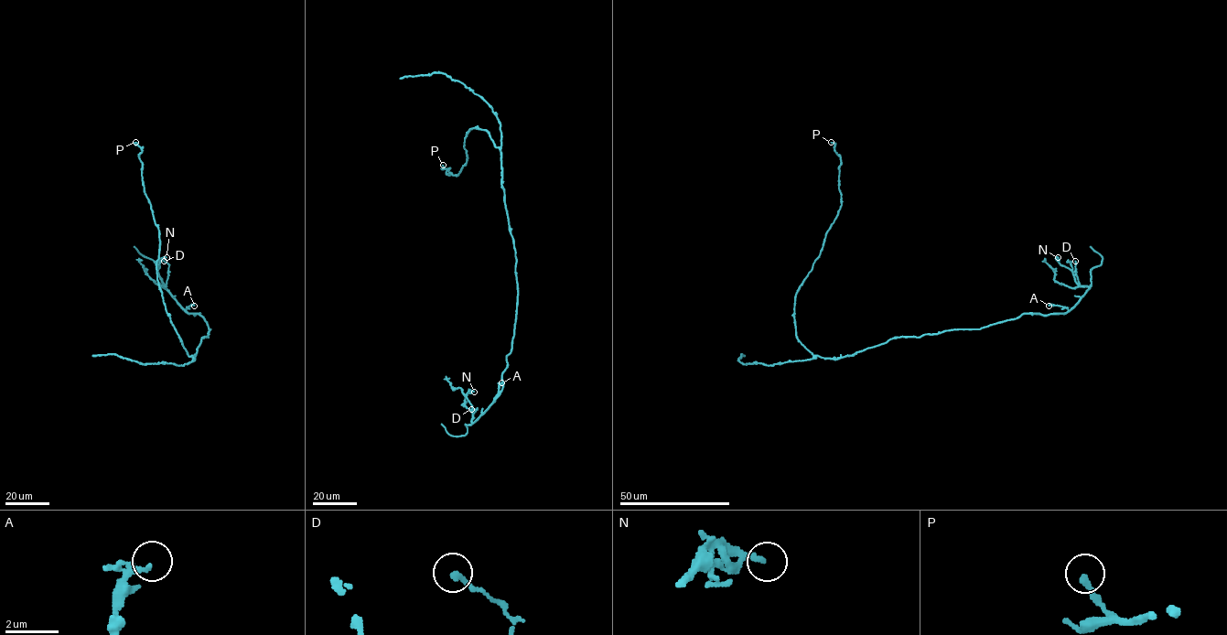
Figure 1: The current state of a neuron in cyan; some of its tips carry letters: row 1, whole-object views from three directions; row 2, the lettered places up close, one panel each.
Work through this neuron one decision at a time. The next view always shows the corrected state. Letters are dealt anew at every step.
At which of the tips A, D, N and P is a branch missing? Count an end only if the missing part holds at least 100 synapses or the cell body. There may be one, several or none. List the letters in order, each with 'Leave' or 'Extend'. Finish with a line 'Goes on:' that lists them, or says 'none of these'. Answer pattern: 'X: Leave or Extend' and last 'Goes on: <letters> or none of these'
A: Leave
D: Leave
N: Leave
P: Leave
Goes on: none of these

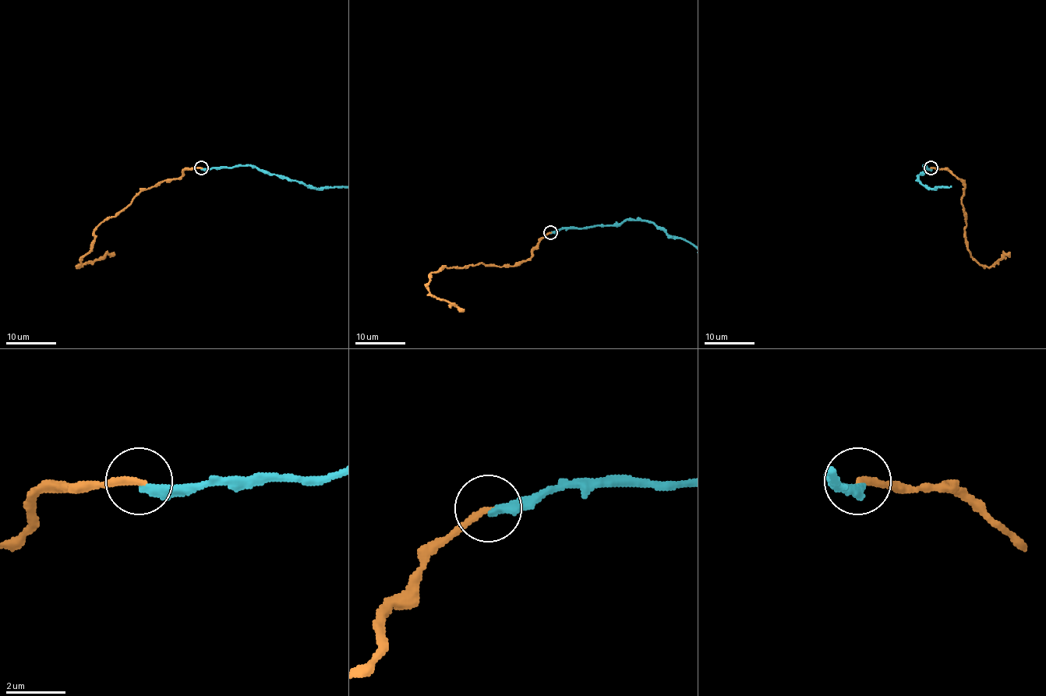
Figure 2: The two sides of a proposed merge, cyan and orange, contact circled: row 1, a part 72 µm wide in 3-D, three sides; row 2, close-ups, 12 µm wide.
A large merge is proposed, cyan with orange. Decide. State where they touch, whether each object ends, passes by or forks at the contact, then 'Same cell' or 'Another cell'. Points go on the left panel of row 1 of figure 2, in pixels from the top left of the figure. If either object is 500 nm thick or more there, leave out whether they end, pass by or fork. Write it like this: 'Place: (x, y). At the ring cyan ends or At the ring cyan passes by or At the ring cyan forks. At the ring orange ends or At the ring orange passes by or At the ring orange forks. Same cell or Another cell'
Place: (201, 167). At the ring cyan ends. At the ring orange ends. Another cell

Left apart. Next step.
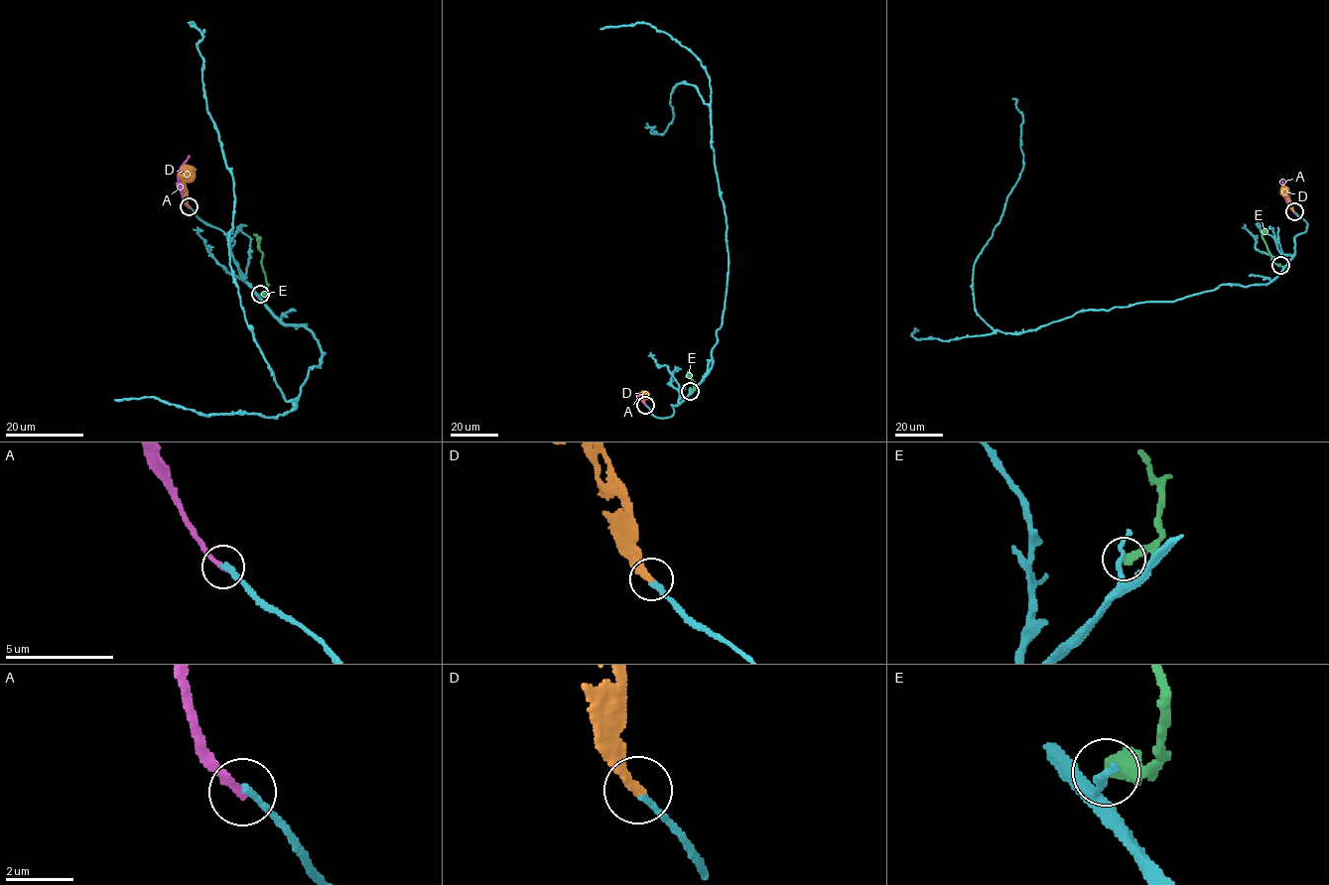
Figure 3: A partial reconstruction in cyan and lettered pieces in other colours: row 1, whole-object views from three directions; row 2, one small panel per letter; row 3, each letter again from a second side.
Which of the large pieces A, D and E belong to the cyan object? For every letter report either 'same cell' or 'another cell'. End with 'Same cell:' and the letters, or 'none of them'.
A: another cell
D: same cell
E: another cell
Same cell: D

